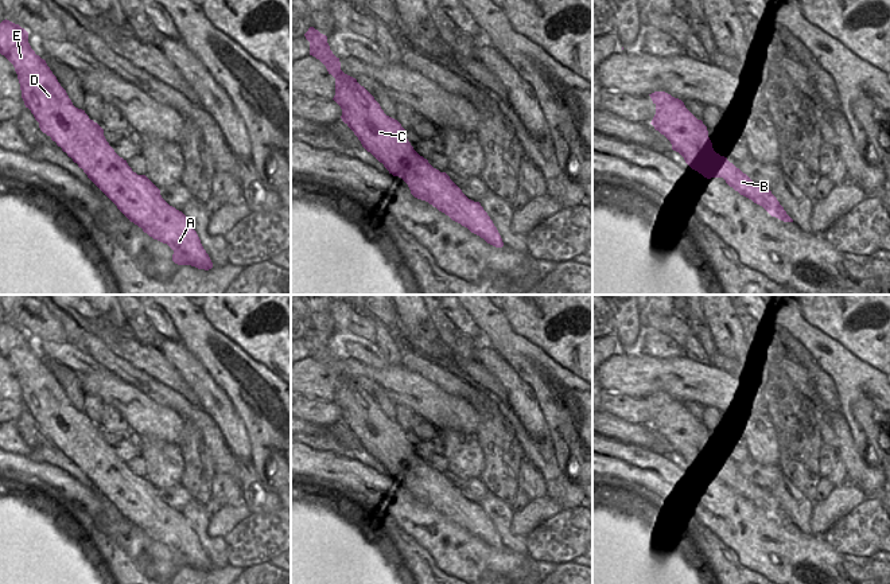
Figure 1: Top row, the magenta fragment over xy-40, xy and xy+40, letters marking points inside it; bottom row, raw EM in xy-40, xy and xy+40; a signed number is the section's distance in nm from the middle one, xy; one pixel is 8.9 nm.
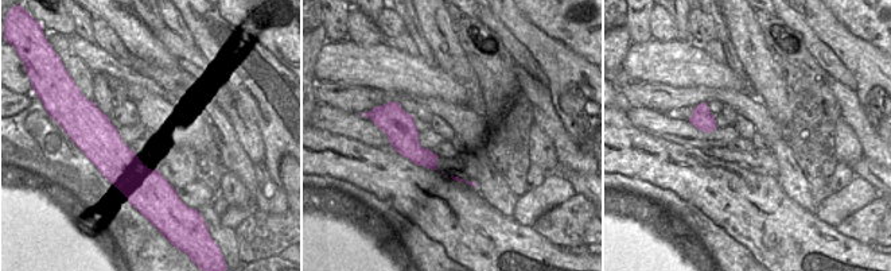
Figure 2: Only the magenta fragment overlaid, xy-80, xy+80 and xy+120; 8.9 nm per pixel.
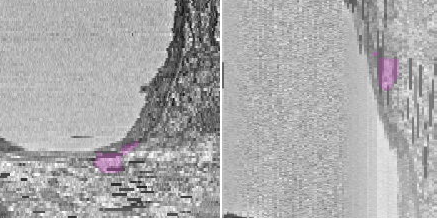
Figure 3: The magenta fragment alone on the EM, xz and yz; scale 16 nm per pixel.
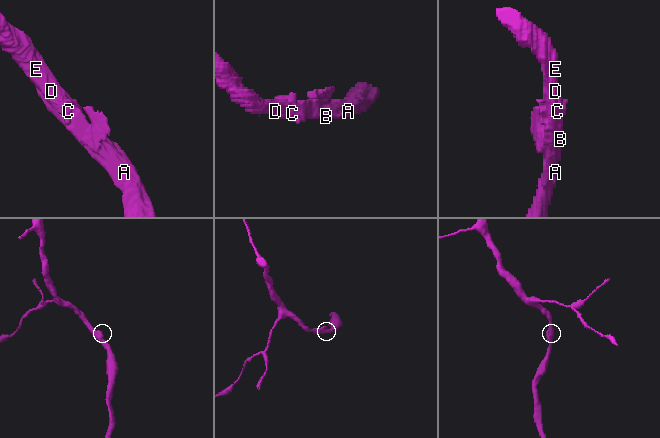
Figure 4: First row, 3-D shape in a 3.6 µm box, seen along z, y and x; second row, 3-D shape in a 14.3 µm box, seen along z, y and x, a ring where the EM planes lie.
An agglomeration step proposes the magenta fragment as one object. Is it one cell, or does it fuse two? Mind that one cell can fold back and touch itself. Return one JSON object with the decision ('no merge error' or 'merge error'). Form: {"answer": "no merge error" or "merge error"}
{"answer": "no merge error"}

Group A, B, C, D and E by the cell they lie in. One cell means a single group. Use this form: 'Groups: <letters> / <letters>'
Groups: A B C D E

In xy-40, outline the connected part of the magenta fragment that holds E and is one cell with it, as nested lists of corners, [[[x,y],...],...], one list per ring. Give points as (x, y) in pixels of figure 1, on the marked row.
[[[9,20],[0,23],[0,54],[15,67],[20,83],[22,98],[31,110],[43,133],[51,137],[88,178],[117,206],[117,209],[153,240],[167,244],[172,250],[172,261],[178,265],[191,265],[209,270],[213,262],[203,249],[190,219],[170,206],[160,190],[145,176],[137,175],[109,145],[104,129],[89,118],[85,110],[73,105],[46,61],[31,48],[28,32]]]

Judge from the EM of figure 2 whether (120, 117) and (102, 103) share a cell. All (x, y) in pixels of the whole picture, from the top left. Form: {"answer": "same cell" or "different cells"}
{"answer": "different cells"}

